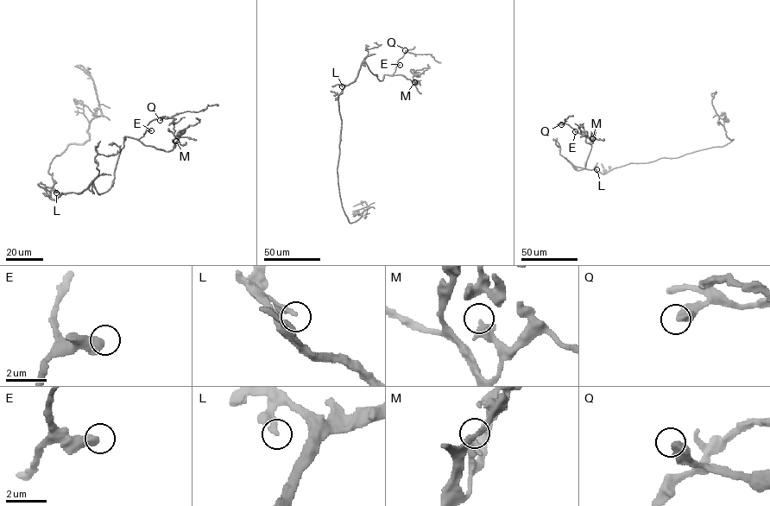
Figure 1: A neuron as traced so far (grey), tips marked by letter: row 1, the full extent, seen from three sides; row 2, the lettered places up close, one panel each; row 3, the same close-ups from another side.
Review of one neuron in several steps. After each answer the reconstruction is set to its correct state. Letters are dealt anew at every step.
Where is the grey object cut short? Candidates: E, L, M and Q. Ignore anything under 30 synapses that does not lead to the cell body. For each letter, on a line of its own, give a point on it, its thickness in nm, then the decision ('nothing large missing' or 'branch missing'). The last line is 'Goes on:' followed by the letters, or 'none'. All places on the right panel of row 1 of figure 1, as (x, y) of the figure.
E: at (575, 131); 500 nm thick; nothing large missing
L: at (596, 169); 240 nm thick; nothing large missing
M: at (592, 138); 400 nm thick; nothing large missing
Q: at (561, 124); 400 nm thick; nothing large missing
Goes on: none

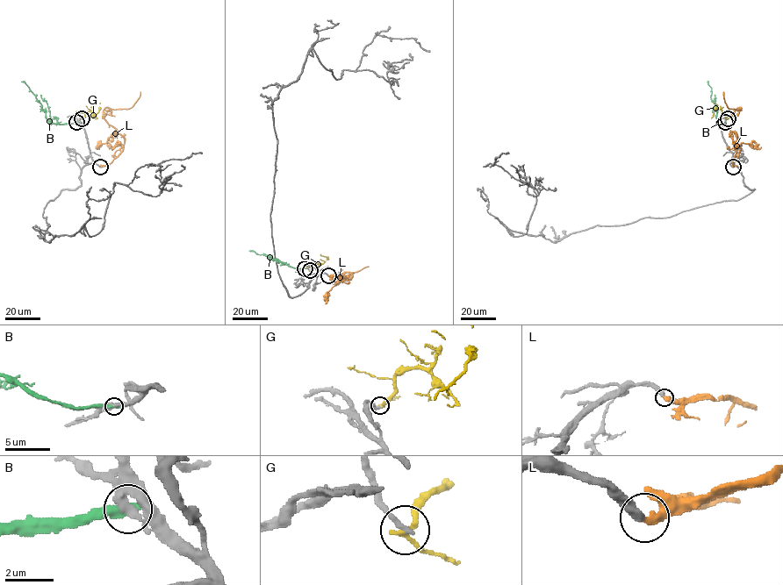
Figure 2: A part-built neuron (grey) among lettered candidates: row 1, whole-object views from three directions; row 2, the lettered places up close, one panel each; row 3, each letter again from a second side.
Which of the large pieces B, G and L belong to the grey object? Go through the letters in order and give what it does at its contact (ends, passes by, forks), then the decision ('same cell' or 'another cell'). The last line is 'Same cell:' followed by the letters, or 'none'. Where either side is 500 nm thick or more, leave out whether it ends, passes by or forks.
B: it ends; another cell
G: it passes by; another cell
L: it ends; another cell
Same cell: none

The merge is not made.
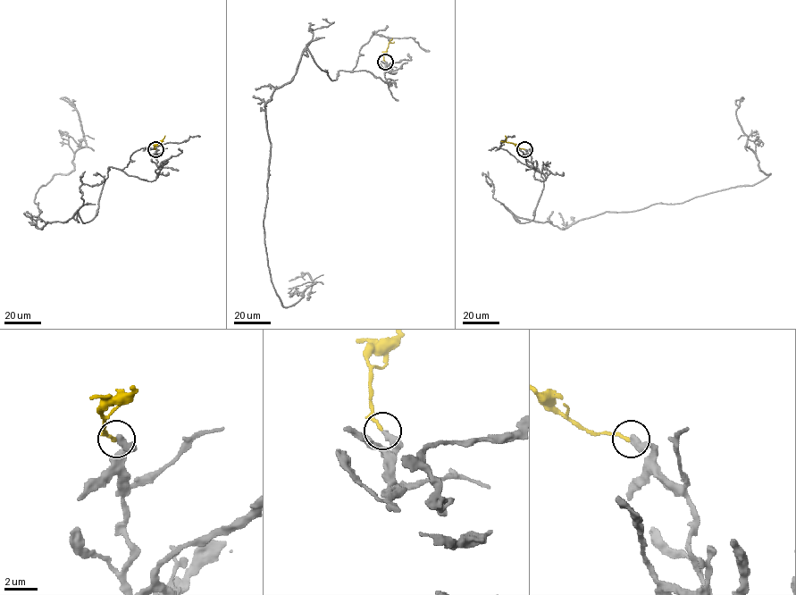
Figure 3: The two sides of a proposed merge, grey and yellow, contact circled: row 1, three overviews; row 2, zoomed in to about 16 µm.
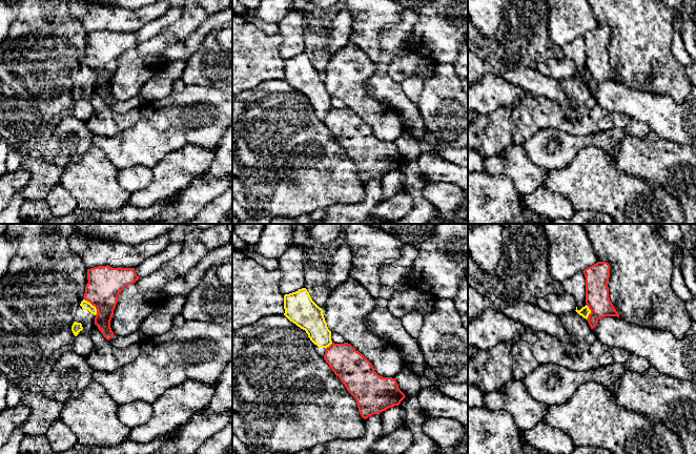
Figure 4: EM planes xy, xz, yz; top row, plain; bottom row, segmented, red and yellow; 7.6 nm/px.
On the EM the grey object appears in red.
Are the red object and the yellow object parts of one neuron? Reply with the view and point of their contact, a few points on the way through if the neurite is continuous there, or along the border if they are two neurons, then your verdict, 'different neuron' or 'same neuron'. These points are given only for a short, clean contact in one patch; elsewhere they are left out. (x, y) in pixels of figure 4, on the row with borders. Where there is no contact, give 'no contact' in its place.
meets red in xy at (94, 305); border along xy (84, 298), (95, 307), (96, 314); different neuron

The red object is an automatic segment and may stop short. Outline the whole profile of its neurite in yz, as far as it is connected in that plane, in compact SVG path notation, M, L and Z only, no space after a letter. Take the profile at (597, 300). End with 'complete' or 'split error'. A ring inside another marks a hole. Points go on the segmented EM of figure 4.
M597 262L596 264L586 268L582 272L586 277L586 304L591 310L587 321L591 329L597 325L598 319L601 317L619 317L618 312L609 297L609 263Z; complete

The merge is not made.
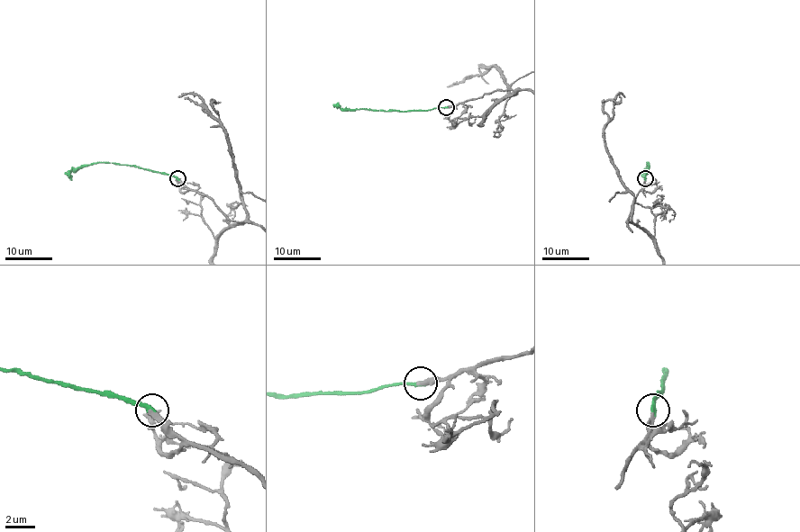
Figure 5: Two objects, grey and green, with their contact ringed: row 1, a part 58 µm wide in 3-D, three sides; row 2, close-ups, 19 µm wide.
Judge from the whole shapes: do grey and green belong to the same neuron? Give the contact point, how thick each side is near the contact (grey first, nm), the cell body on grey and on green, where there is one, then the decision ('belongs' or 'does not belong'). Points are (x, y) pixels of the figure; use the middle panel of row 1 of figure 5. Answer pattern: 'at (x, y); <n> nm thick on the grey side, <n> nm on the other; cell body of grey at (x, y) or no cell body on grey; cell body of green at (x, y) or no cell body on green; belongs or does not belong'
at (446, 107); 320 nm thick on the grey side, 300 nm on the other; no cell body on grey; no cell body on green; belongs

